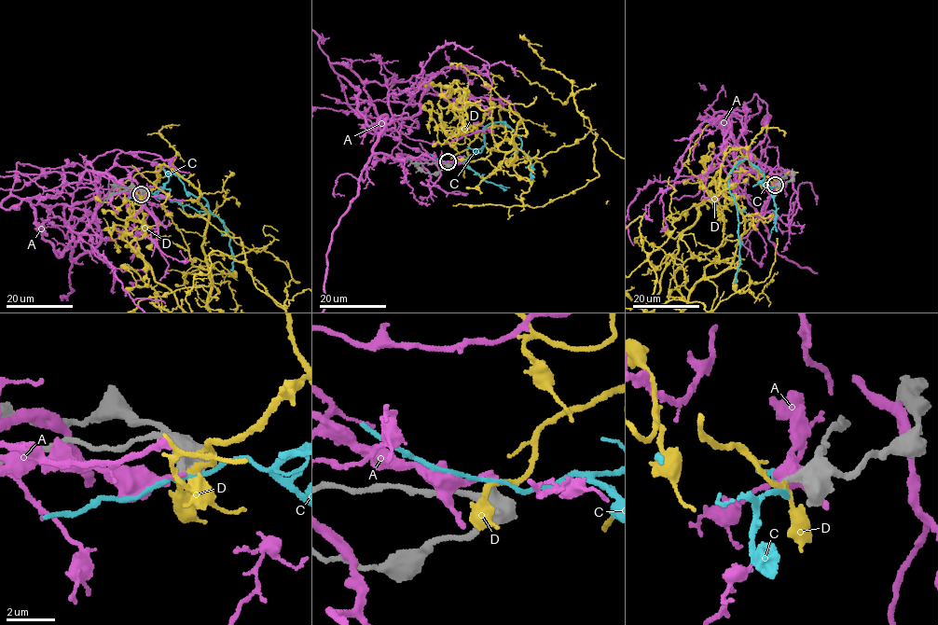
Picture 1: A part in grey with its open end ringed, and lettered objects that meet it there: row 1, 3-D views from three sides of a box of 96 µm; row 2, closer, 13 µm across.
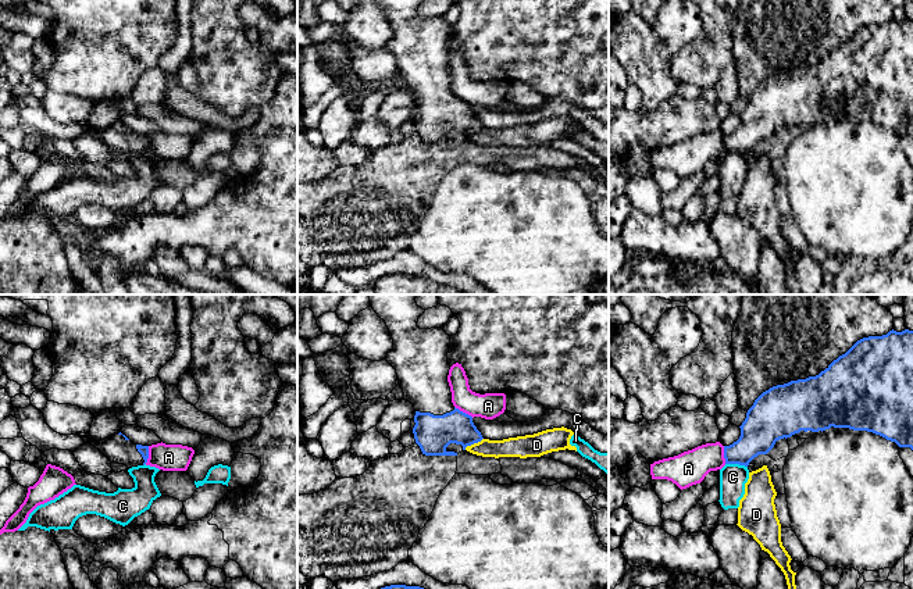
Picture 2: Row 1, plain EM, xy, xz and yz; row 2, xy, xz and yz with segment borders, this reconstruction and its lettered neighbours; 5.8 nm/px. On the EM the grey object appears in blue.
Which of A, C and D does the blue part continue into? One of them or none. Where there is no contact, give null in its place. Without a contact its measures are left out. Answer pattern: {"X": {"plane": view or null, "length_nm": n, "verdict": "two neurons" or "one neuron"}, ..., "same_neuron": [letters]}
{"A": {"plane": "xz", "length_nm": 130, "verdict": "two neurons"}, "C": {"plane": "yz", "length_nm": 130, "verdict": "two neurons"}, "D": {"plane": "xz", "length_nm": 130, "verdict": "two neurons"}, "same_neuron": []}

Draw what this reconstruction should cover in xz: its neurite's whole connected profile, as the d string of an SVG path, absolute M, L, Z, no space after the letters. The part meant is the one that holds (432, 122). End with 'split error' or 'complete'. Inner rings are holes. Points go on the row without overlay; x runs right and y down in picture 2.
M424 0L375 1L385 10L392 24L393 38L388 42L386 50L396 58L404 89L410 90L416 99L413 122L422 143L457 144L457 142L446 139L450 132L461 133L466 139L467 135L481 131L484 126L474 114L472 106L452 92L447 71L450 25L442 17L420 18L417 10Z; split error

